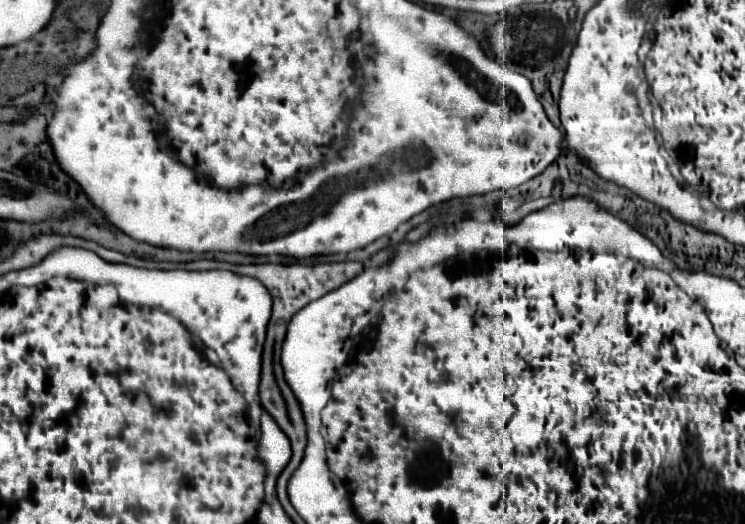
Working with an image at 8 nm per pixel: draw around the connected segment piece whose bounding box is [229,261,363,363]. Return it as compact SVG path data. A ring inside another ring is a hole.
M343 261L343 263L319 263L319 265L301 265L301 263L291 263L291 265L281 265L281 263L261 263L261 265L231 265L231 271L239 275L251 275L257 277L271 293L273 297L273 317L267 327L267 341L263 349L263 363L275 361L275 349L281 349L283 337L287 333L287 325L291 317L301 311L307 303L313 299L323 297L325 293L337 289L345 281L351 281L357 273L361 273L363 263L359 261Z

